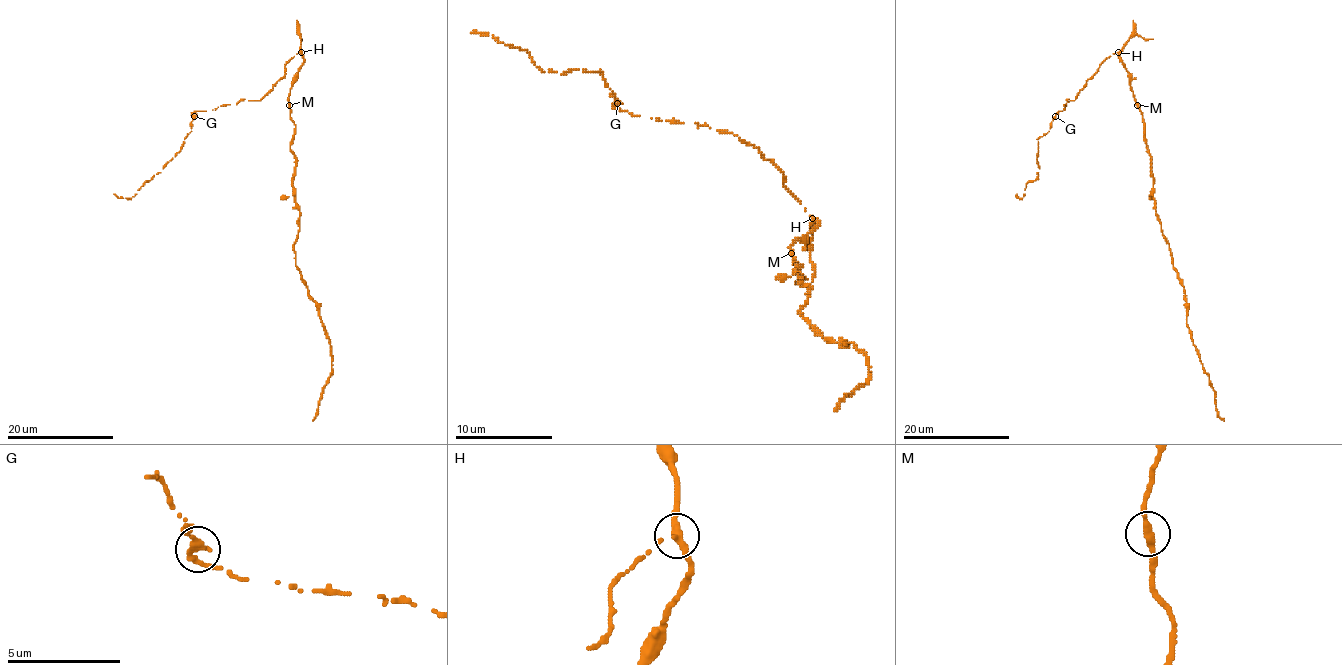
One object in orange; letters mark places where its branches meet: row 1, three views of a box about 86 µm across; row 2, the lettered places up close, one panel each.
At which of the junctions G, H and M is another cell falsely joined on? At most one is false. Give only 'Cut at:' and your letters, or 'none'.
Cut at: none

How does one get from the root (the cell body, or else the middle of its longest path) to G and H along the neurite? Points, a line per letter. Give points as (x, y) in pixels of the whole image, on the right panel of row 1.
G: (1134, 98), (1130, 75), (1117, 52), (1099, 66), (1077, 98), (1069, 99), (1065, 108), (1055, 116)
H: (1134, 98), (1130, 75), (1118, 52)

